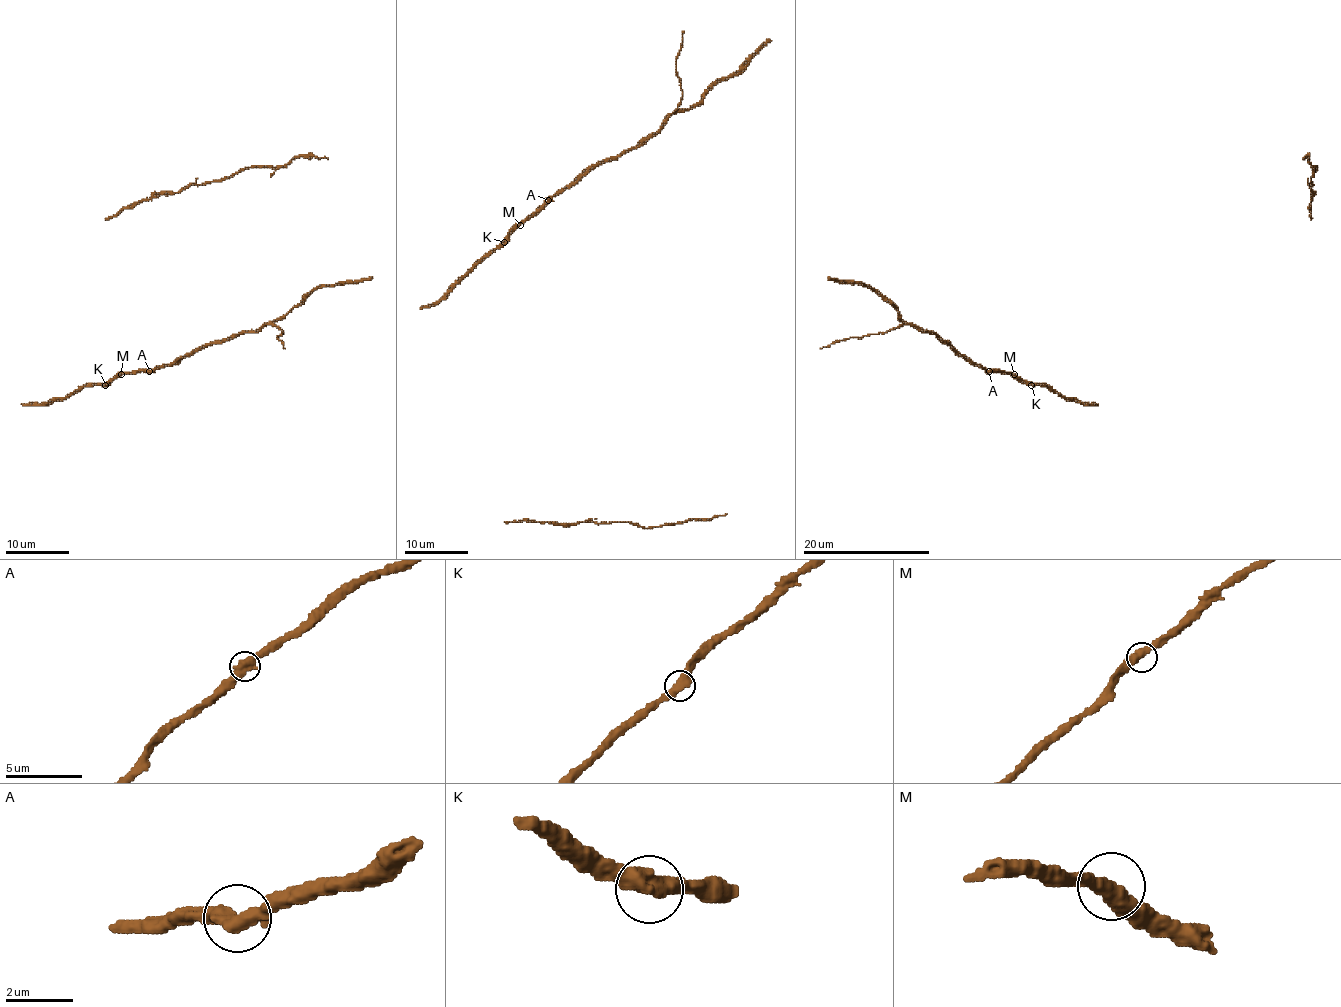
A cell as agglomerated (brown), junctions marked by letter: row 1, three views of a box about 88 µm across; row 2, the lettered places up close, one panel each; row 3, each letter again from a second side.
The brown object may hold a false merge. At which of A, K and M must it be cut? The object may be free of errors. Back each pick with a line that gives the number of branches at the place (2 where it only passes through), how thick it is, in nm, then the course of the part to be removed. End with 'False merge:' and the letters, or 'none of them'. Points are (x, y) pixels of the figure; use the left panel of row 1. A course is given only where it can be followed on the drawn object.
False merge: none of them

